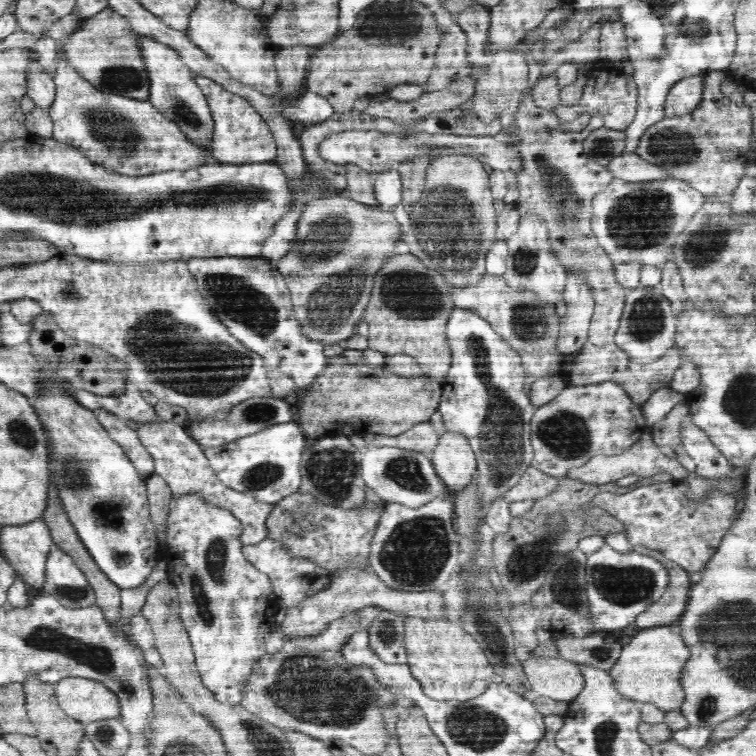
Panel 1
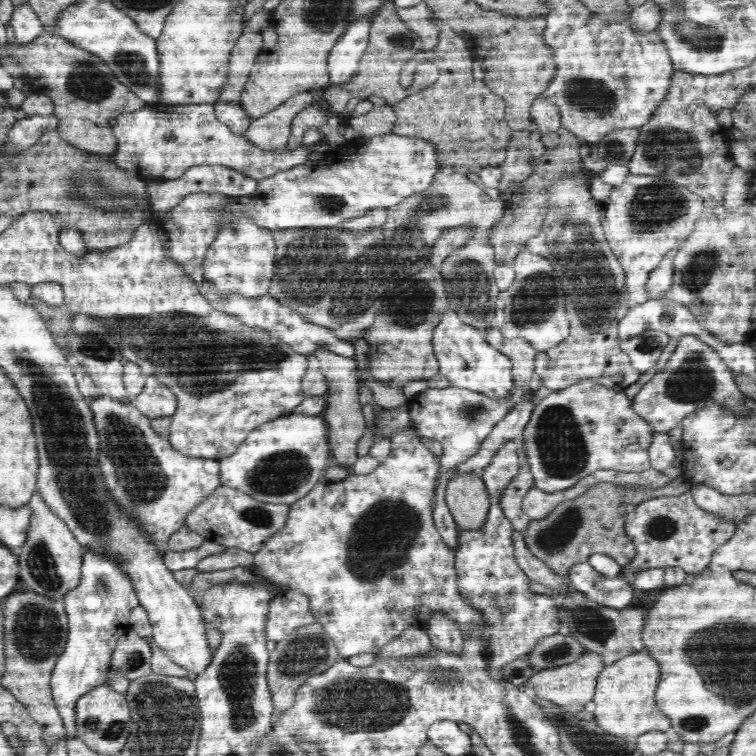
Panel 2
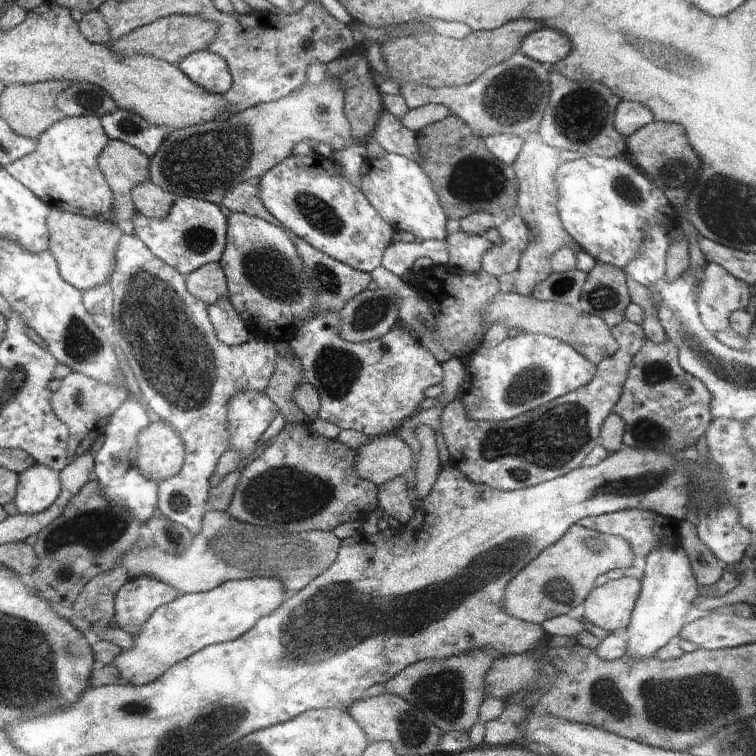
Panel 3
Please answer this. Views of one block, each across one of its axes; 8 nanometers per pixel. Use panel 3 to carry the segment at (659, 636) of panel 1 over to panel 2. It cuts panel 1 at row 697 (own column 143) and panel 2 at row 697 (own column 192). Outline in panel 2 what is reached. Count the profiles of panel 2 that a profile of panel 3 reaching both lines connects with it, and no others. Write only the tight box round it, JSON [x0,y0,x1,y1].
[594,649,671,739]

